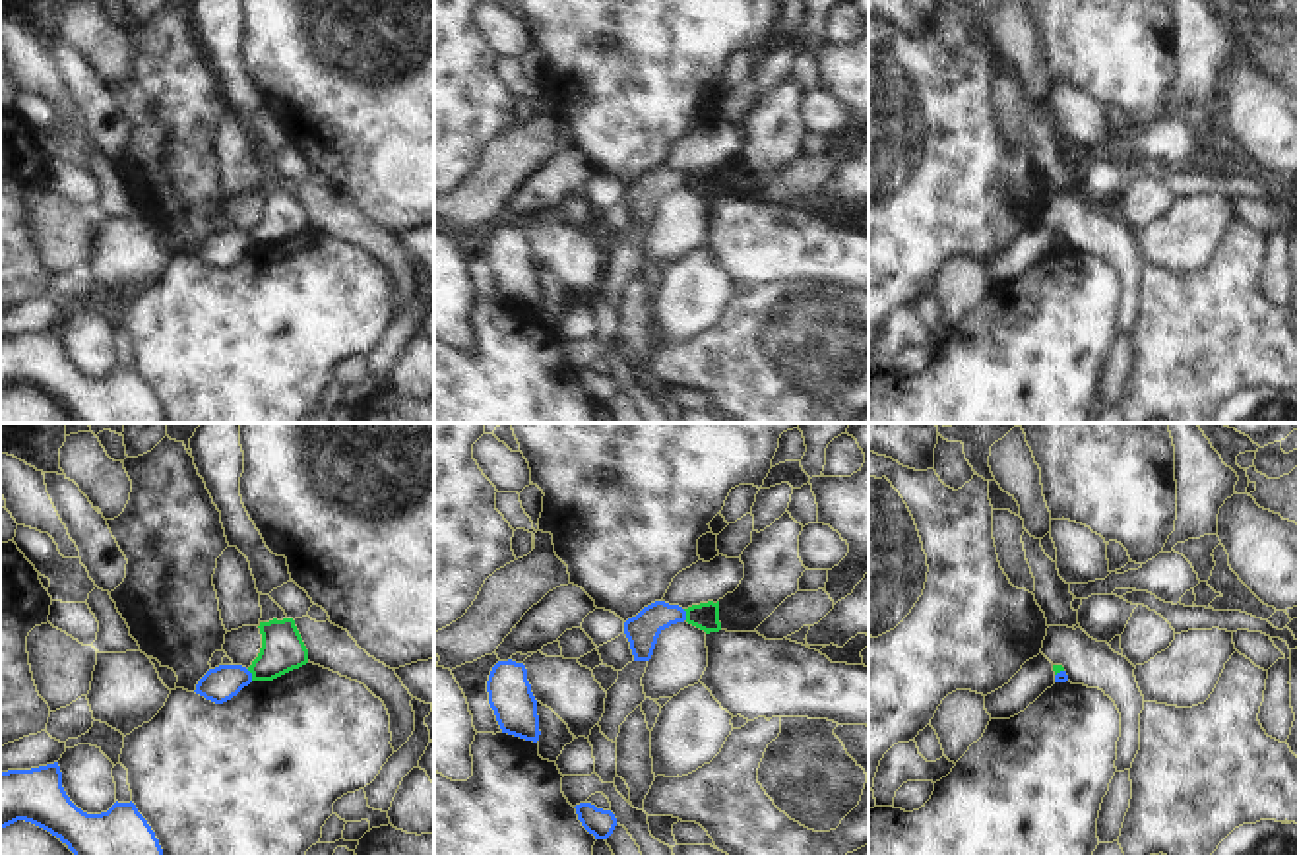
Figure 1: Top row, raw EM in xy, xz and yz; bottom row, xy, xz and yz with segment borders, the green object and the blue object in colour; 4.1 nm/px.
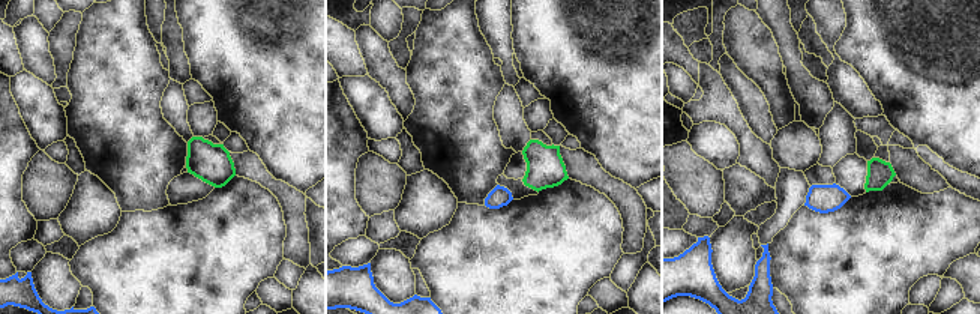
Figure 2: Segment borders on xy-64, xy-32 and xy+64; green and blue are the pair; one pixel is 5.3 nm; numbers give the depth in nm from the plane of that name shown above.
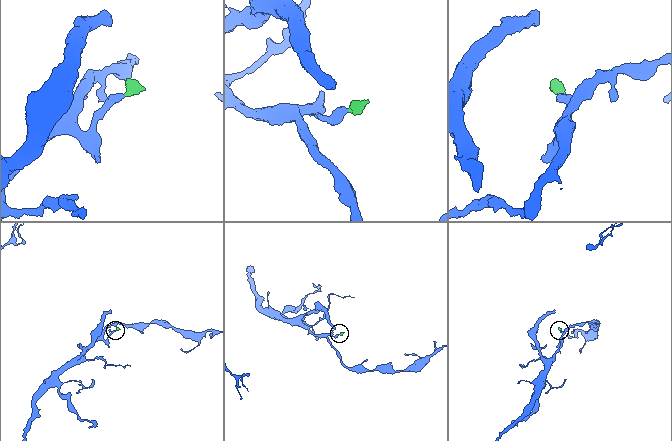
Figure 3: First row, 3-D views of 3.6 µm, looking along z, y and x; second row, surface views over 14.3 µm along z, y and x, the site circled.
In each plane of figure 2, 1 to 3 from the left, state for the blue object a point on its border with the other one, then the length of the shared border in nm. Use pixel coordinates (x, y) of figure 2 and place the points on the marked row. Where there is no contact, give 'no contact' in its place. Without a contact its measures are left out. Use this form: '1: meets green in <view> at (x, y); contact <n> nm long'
1: no contact
2: no contact
3: no contact

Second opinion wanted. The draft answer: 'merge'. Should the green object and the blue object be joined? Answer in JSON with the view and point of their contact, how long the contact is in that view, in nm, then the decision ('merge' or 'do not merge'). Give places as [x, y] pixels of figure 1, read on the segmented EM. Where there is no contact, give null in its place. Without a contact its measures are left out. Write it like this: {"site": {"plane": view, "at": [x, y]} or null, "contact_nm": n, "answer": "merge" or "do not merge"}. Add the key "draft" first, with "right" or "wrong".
{"draft": "wrong", "site": {"plane": "xy", "at": [253, 675]}, "contact_nm": 50, "answer": "do not merge"}

